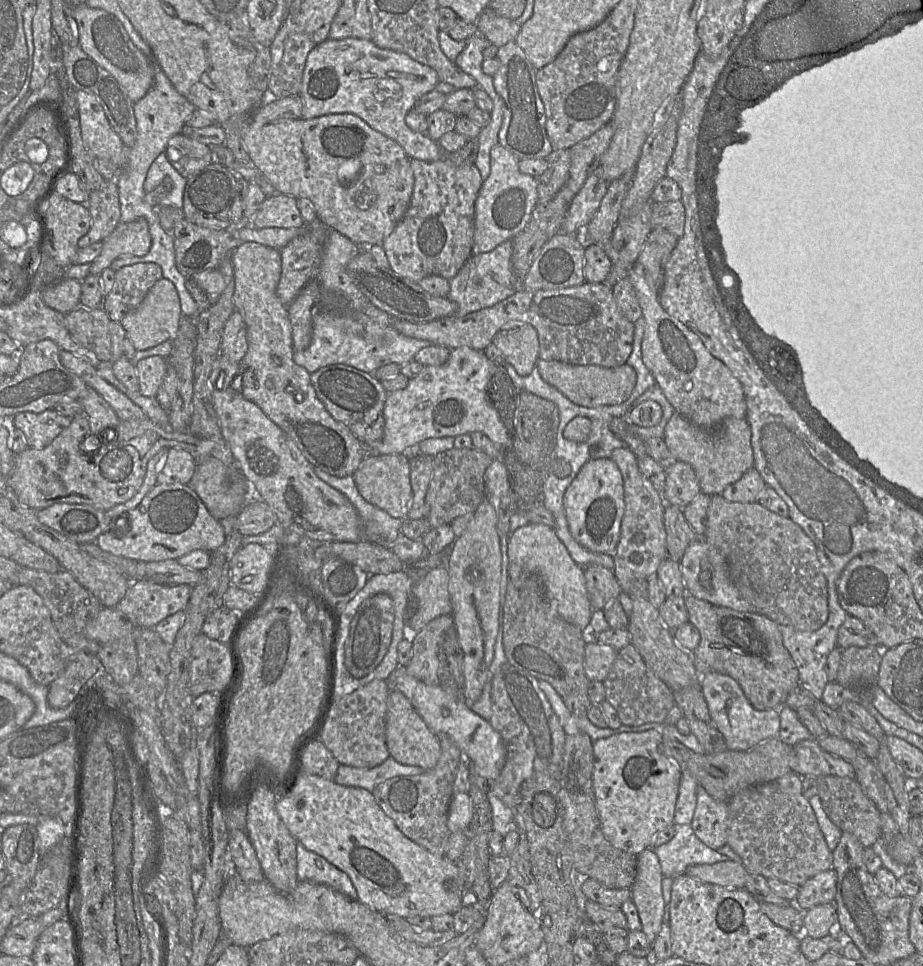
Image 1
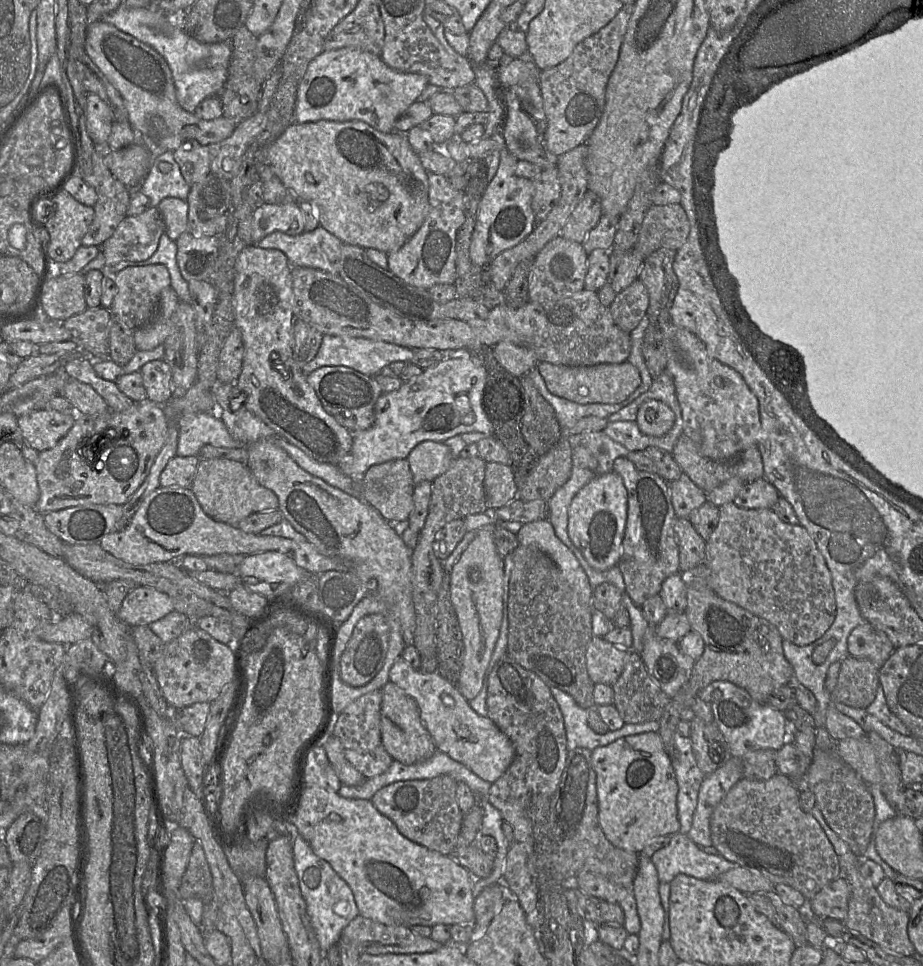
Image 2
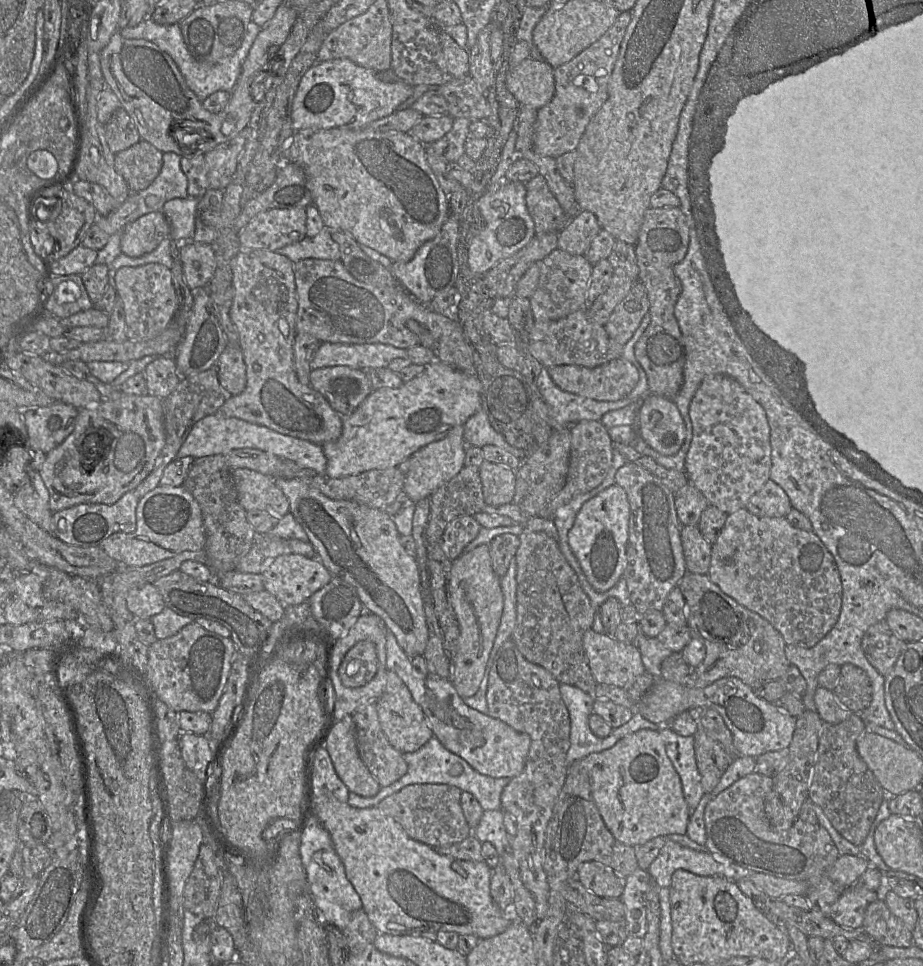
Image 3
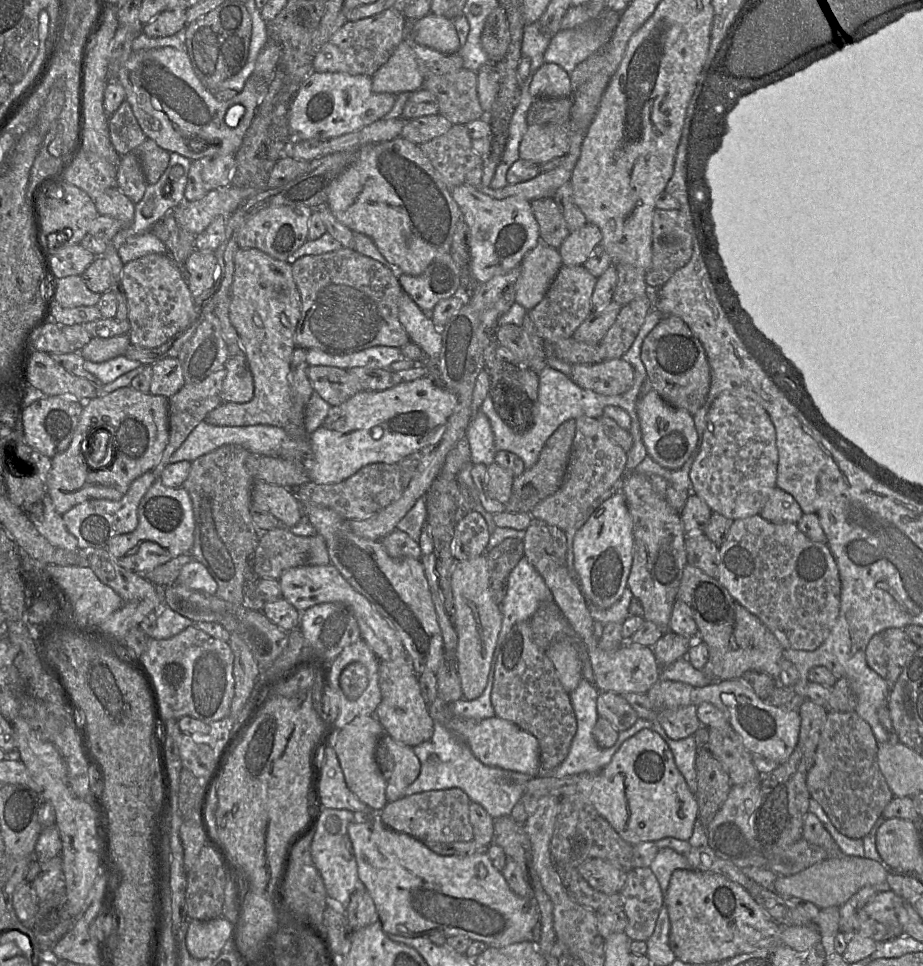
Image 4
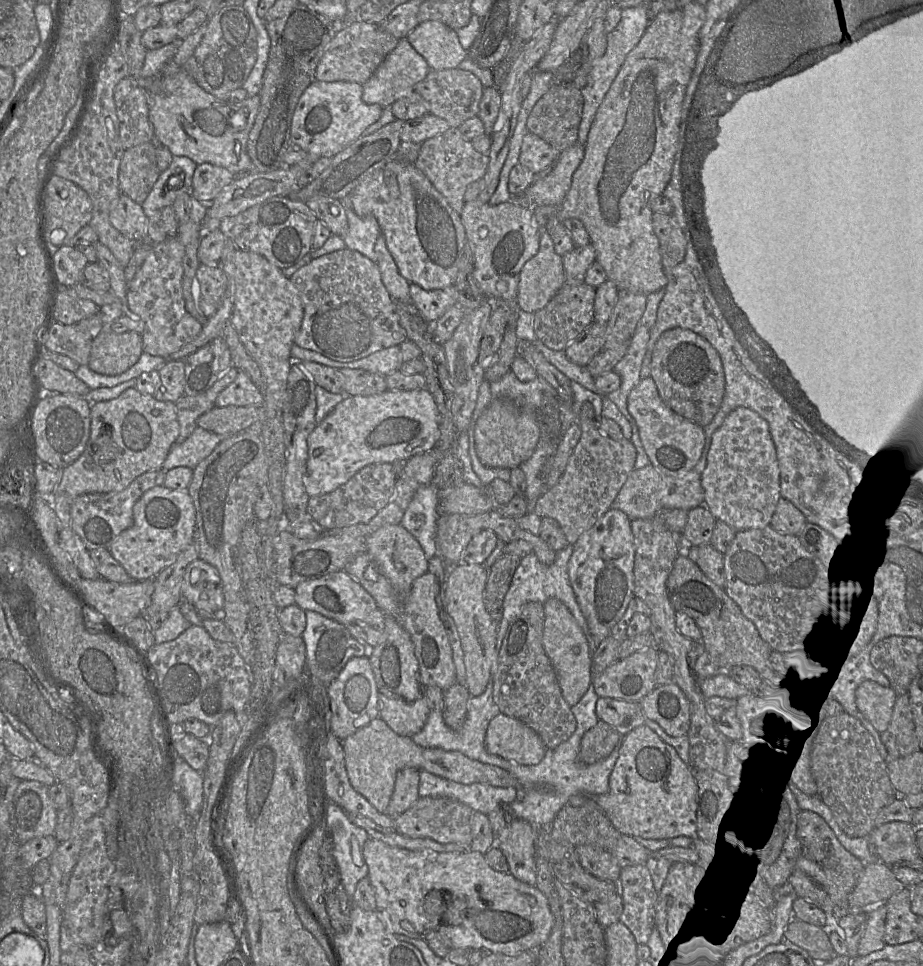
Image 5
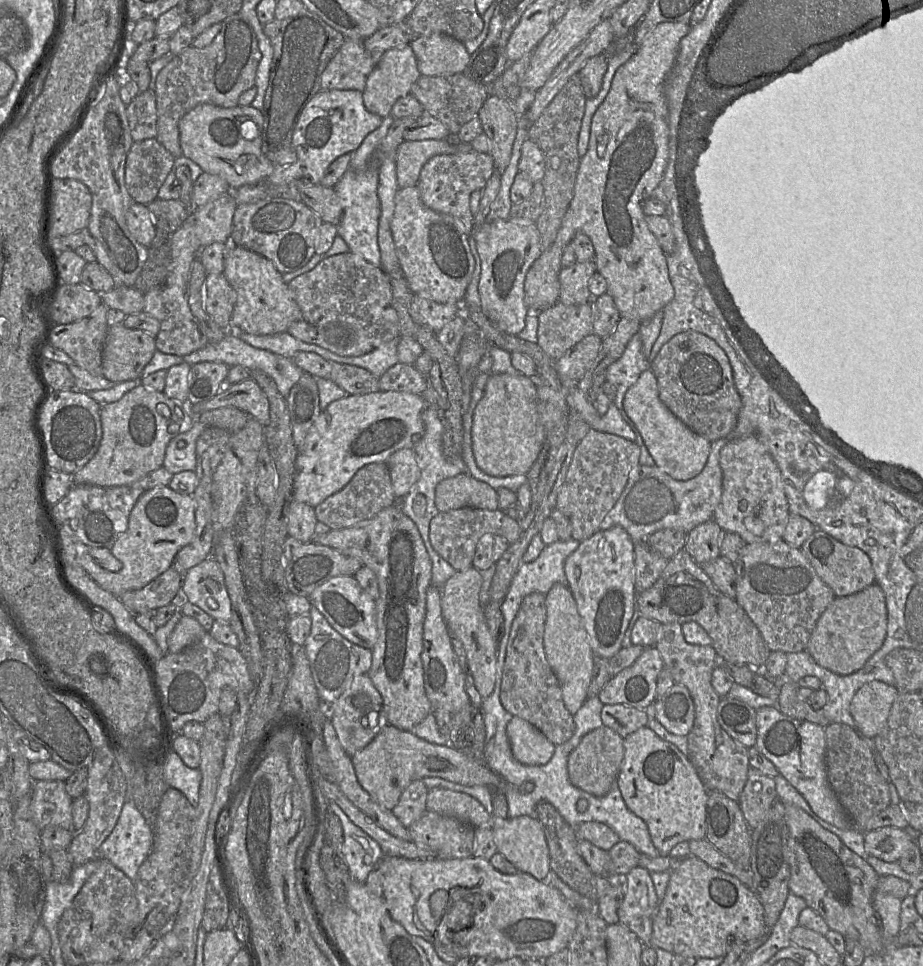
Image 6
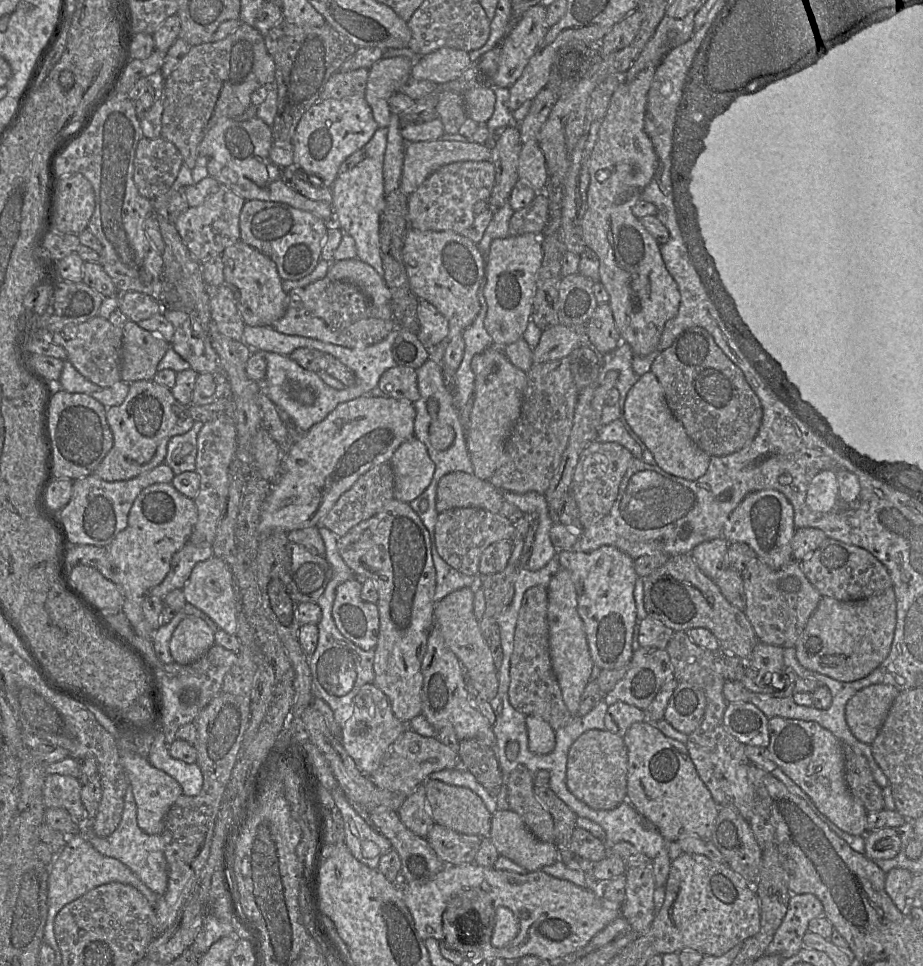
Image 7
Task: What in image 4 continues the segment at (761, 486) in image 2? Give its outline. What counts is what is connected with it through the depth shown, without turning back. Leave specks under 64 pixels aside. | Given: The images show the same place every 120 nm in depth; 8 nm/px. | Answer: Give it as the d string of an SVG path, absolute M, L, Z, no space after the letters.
M776 486L770 492L759 516L771 523L797 525L803 514L794 498Z

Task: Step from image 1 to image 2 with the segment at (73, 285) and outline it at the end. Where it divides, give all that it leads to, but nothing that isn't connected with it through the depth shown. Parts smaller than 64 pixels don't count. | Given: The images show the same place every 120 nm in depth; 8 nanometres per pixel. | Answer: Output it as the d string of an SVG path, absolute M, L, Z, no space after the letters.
M54 274L44 285L40 314L62 322L88 307L82 274Z

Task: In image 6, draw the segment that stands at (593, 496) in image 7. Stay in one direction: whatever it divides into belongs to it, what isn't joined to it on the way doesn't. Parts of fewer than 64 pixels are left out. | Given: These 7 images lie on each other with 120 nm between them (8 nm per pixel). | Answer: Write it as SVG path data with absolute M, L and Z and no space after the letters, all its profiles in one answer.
M594 428L588 431L575 449L565 481L558 492L556 503L556 509L560 510L571 522L572 539L582 542L599 530L602 520L614 507L624 490L630 472L639 465L639 457L640 449L635 442Z

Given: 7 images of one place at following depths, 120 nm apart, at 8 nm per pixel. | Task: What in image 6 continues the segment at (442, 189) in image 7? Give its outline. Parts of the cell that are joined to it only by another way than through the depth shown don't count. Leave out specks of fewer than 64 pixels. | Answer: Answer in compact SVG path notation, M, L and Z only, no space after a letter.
M473 150L463 154L436 155L423 166L417 187L427 207L458 219L462 224L462 232L469 235L474 229L474 215L470 210L471 194L483 190L494 171L493 157L487 153Z

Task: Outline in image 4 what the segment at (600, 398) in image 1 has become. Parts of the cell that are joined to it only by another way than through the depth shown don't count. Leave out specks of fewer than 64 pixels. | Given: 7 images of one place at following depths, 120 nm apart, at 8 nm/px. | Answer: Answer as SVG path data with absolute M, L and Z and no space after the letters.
M622 358L572 365L570 378L579 387L606 396L625 393L633 384L634 368Z

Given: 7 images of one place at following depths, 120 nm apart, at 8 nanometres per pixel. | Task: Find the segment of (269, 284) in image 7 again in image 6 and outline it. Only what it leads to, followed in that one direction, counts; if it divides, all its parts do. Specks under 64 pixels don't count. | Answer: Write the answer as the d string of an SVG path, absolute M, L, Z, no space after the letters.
M228 244L223 274L235 291L231 327L252 335L274 335L287 332L289 326L301 318L301 310L283 281L282 274L267 258L246 248Z

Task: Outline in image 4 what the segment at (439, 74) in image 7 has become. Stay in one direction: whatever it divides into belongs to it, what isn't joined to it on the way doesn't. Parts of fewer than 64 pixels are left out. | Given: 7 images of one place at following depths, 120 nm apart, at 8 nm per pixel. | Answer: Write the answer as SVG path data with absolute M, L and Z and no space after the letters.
M432 13L413 22L411 36L416 43L444 54L457 53L461 48L453 20Z

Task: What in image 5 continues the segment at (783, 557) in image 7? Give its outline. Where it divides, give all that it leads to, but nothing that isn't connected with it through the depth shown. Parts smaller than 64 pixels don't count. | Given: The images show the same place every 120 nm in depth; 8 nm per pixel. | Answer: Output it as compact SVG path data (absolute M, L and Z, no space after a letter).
M738 407L731 411L712 436L707 464L701 476L704 505L716 521L722 521L736 532L759 529L770 525L777 503L781 498L780 475L776 449L768 423L756 412Z

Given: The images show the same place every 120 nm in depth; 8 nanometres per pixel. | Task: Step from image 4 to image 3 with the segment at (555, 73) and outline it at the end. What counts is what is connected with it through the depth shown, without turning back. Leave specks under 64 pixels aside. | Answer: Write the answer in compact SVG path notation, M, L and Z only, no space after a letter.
M529 57L510 69L506 84L520 105L538 110L554 96L554 68Z

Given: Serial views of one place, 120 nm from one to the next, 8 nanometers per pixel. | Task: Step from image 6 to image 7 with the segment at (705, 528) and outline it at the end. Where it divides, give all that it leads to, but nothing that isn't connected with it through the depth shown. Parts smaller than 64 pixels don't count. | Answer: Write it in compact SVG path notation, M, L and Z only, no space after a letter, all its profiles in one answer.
M724 537L697 545L690 553L701 571L715 581L717 575L727 566L729 543Z

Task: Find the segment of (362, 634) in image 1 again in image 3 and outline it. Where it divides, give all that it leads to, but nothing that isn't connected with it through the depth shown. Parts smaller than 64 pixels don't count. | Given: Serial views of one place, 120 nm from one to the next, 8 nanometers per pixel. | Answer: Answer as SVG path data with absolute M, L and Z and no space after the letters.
M369 640L357 642L344 656L338 669L344 686L358 688L372 680L378 669L375 644Z

